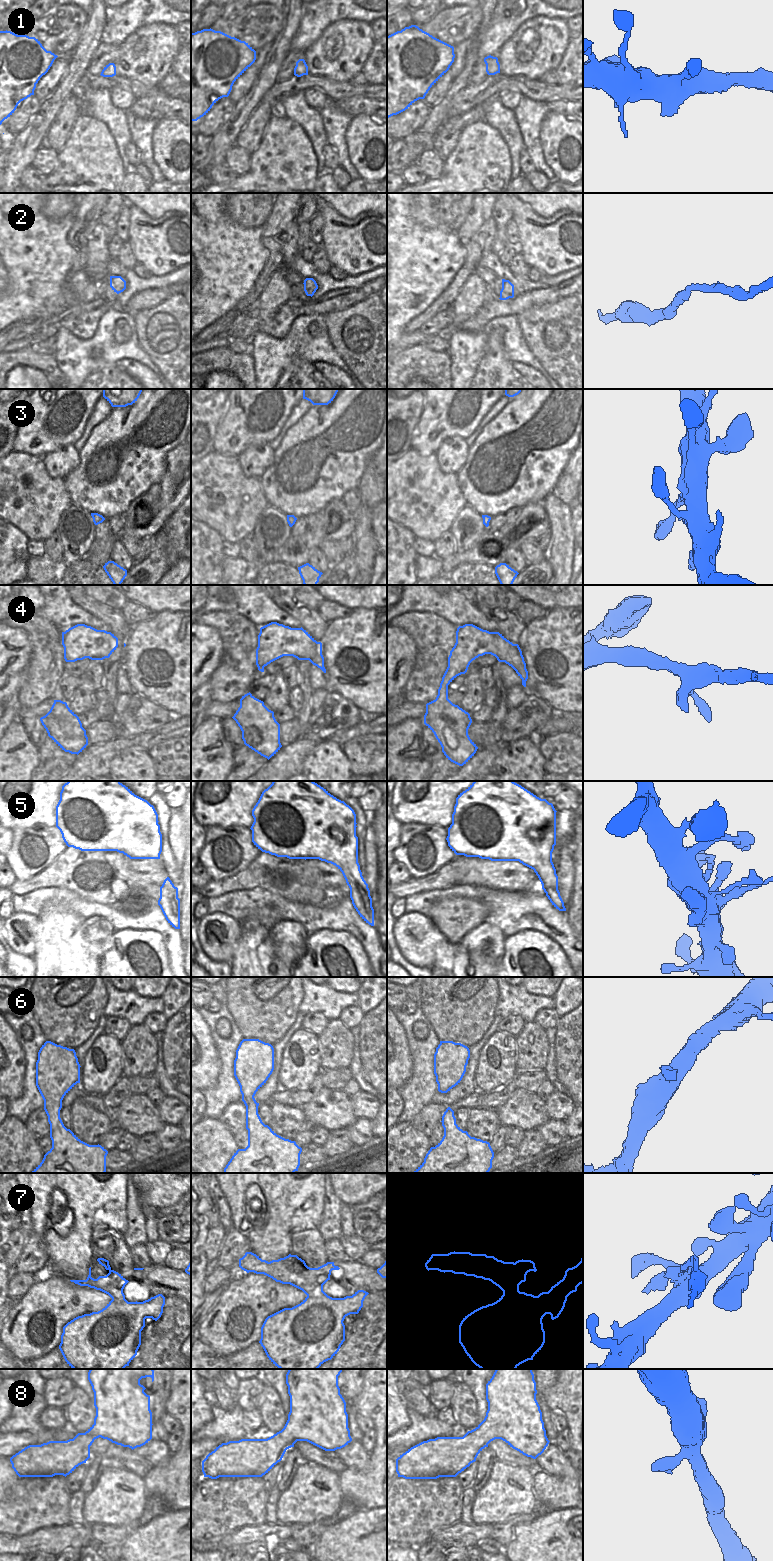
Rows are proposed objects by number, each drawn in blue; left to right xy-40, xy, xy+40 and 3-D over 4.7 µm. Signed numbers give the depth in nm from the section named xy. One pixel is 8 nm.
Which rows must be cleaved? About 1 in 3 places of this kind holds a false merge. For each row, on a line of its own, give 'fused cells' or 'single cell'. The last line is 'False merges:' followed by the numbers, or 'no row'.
1: single cell
2: single cell
3: single cell
4: single cell
5: single cell
6: single cell
7: fused cells
8: single cell
False merges: 7

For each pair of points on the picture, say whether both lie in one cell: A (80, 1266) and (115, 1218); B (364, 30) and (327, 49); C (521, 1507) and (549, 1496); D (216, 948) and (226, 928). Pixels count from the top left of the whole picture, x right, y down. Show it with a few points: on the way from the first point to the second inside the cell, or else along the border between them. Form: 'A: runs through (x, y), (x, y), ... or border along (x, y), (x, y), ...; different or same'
A: runs through (80, 1250), (80, 1236), (99, 1218); same
B: runs through (359, 36), (356, 36), (345, 45), (337, 45); same
C: border along (533, 1478), (533, 1493), (538, 1504); different
D: runs through (221, 944), (222, 933); same

